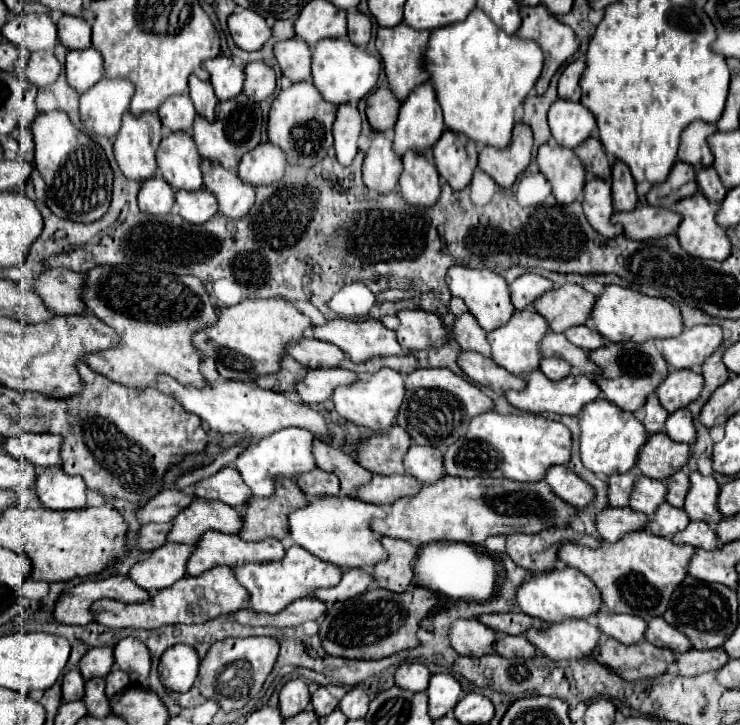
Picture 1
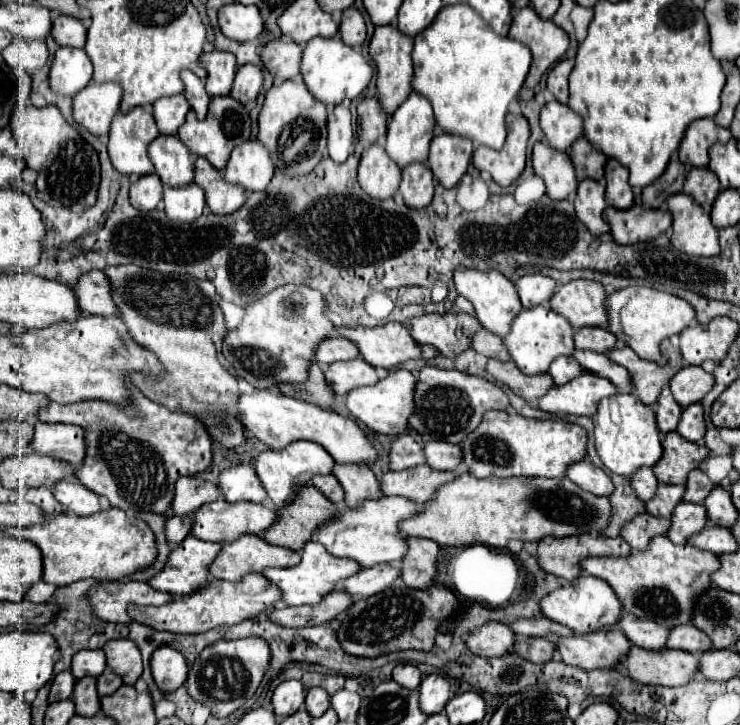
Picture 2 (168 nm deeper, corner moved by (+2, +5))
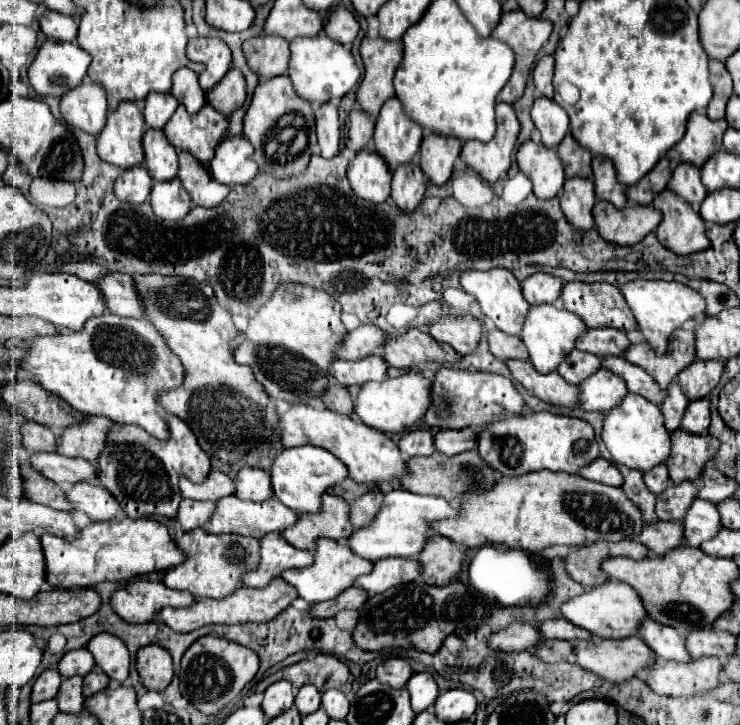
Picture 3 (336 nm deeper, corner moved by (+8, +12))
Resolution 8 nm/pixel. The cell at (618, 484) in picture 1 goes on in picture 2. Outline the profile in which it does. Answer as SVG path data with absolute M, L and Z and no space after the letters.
M650 467L638 469L628 481L630 481L630 487L632 487L632 491L636 493L636 497L640 501L650 499L650 495L654 495L654 491L658 487L658 479L656 479L656 475Z

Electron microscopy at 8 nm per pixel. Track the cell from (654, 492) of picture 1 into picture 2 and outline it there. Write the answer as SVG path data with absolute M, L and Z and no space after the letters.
M658 485L656 495L646 501L646 511L650 515L658 517L670 517L670 511L674 509L674 503L682 501L682 491L686 491L684 485Z

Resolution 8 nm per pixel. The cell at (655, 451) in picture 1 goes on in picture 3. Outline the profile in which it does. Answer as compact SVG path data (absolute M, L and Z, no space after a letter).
M678 430L672 434L672 454L666 460L674 484L700 478L704 464L716 456L720 440L710 434L688 434Z

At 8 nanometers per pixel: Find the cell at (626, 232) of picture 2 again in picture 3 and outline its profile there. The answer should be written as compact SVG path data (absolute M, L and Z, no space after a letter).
M608 202L594 204L594 222L600 236L606 242L618 246L632 246L650 234L662 220L662 214L652 206L630 204L622 210L614 208Z

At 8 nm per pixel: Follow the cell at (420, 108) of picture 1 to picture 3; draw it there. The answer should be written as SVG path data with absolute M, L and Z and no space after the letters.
M398 98L384 102L374 128L376 154L384 156L388 168L394 172L400 164L414 158L422 142L422 128L406 118Z

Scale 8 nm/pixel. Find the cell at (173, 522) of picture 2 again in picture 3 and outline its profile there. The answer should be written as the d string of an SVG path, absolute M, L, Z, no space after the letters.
M184 498L180 502L178 522L182 524L184 530L194 530L194 528L204 526L212 518L214 510L216 510L214 502L198 502L198 500Z

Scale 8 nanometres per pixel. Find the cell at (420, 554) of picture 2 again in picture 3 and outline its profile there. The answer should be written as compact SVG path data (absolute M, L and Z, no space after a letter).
M436 534L428 540L418 558L422 564L422 582L444 586L450 584L462 570L466 562L466 548L442 534Z

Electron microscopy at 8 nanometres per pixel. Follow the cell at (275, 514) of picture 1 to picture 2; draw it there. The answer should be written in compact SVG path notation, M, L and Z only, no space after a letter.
M304 485L298 491L294 503L282 507L276 523L264 531L262 539L272 545L298 551L302 549L302 543L310 541L314 527L318 527L322 519L330 519L334 511L334 503L330 503L316 487Z

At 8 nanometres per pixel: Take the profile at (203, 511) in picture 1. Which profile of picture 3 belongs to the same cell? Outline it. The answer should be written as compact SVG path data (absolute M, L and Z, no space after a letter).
M226 496L224 500L216 502L216 516L212 516L212 520L208 520L208 524L204 528L208 528L208 532L216 532L216 534L224 534L224 532L236 532L242 536L266 536L270 532L282 532L288 526L292 526L296 522L298 514L284 506L282 502L278 502L276 498L266 500L266 502L244 502L238 496Z

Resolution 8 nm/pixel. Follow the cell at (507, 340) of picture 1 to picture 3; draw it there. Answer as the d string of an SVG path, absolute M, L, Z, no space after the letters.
M540 304L540 306L532 306L528 316L526 316L526 322L524 322L524 330L520 334L520 338L524 340L528 352L530 352L530 362L534 364L534 368L538 372L554 372L560 362L564 360L564 356L568 356L574 346L576 346L576 340L586 332L586 324L584 320L580 320L580 316L564 310L564 308L556 308L556 306L550 306L550 304Z

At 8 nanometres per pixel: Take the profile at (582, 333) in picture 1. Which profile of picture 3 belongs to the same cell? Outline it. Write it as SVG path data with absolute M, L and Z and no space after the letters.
M592 328L578 342L576 348L594 356L622 356L630 346L628 336L616 328Z

